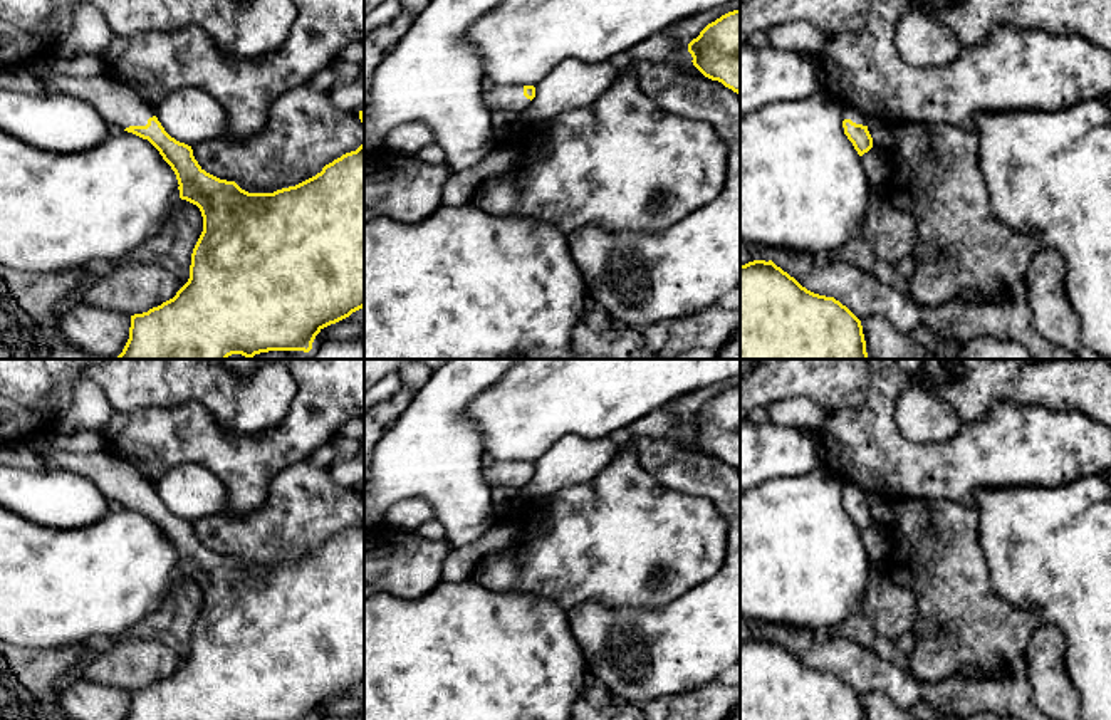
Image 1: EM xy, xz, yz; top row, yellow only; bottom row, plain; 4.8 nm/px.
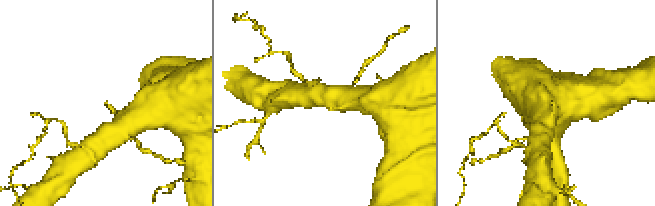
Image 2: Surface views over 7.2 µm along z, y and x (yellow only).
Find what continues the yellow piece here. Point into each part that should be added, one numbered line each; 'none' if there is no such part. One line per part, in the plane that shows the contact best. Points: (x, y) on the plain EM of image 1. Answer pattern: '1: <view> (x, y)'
1: xy (116, 479)

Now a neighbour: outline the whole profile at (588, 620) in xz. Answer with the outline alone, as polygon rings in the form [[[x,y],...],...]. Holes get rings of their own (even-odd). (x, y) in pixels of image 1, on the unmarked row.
[[[633,435],[639,465],[663,485],[713,502],[727,525],[727,550],[713,577],[660,609],[609,609],[584,603],[569,611],[589,673],[619,702],[639,707],[661,697],[678,697],[717,681],[740,661],[740,470],[705,451]]]

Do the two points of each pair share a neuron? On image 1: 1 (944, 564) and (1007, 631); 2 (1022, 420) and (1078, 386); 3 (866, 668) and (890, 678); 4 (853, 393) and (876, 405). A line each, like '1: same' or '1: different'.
1: same
2: different
3: same
4: different

